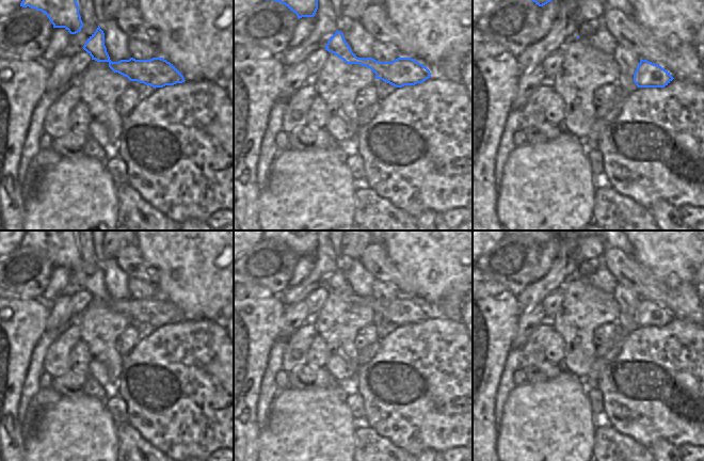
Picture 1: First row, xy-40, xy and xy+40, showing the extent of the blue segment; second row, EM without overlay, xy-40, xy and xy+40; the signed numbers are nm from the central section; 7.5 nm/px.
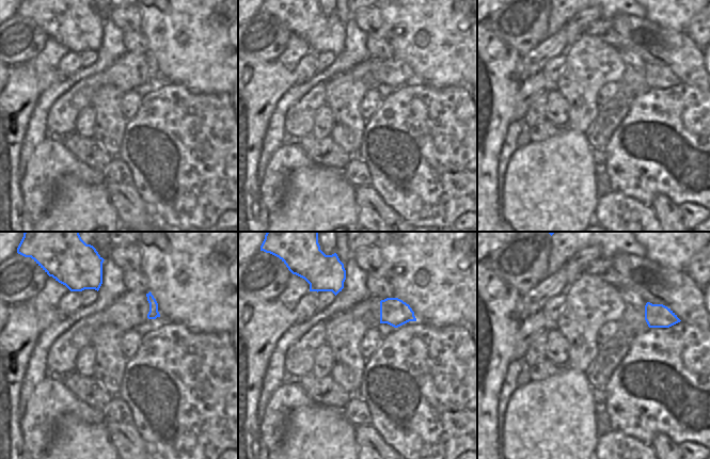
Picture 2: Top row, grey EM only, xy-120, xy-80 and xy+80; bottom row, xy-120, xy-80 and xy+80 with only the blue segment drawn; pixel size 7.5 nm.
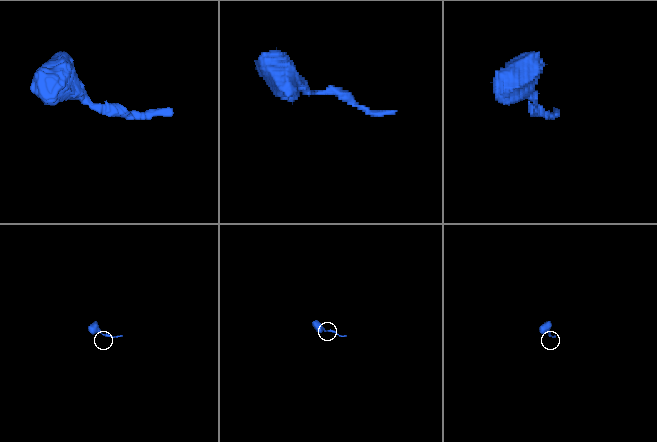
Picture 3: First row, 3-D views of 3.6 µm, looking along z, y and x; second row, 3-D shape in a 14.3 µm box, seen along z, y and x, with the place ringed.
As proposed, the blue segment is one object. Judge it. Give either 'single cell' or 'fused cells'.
single cell

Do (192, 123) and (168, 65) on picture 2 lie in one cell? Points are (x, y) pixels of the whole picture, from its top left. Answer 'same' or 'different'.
different

